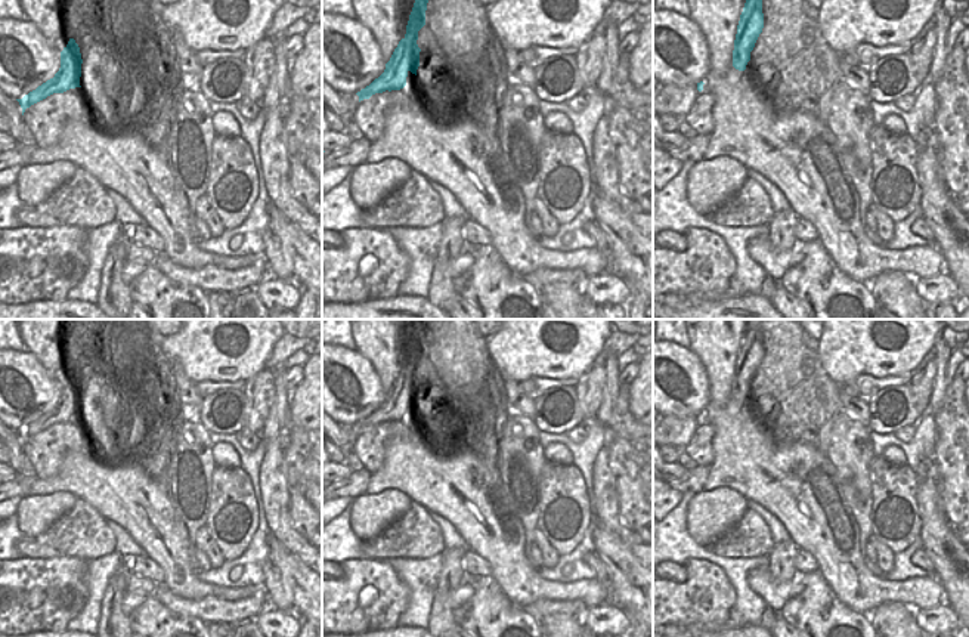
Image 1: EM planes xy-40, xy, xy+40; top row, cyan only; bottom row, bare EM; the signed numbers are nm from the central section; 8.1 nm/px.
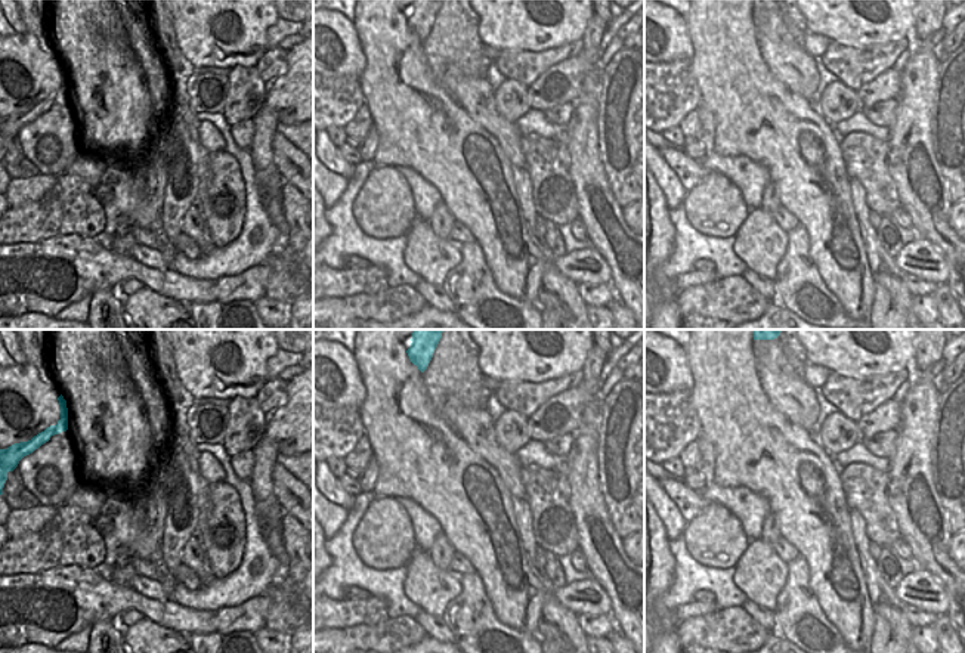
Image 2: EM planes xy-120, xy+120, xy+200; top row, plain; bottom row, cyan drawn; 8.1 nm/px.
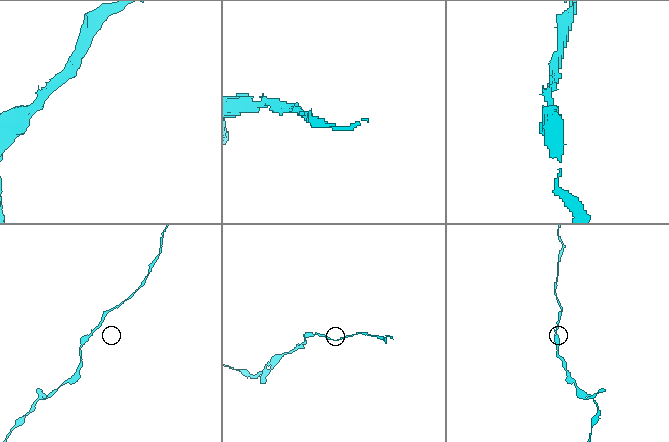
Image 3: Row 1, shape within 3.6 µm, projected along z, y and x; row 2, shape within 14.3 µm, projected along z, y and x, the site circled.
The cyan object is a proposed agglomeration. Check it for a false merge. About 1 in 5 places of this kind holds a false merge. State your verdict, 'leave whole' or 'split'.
leave whole

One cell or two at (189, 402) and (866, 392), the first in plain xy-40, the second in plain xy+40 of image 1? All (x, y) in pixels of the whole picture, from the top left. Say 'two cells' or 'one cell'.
two cells

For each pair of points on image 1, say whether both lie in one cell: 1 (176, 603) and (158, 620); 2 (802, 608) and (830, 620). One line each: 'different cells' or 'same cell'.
1: different cells
2: same cell

